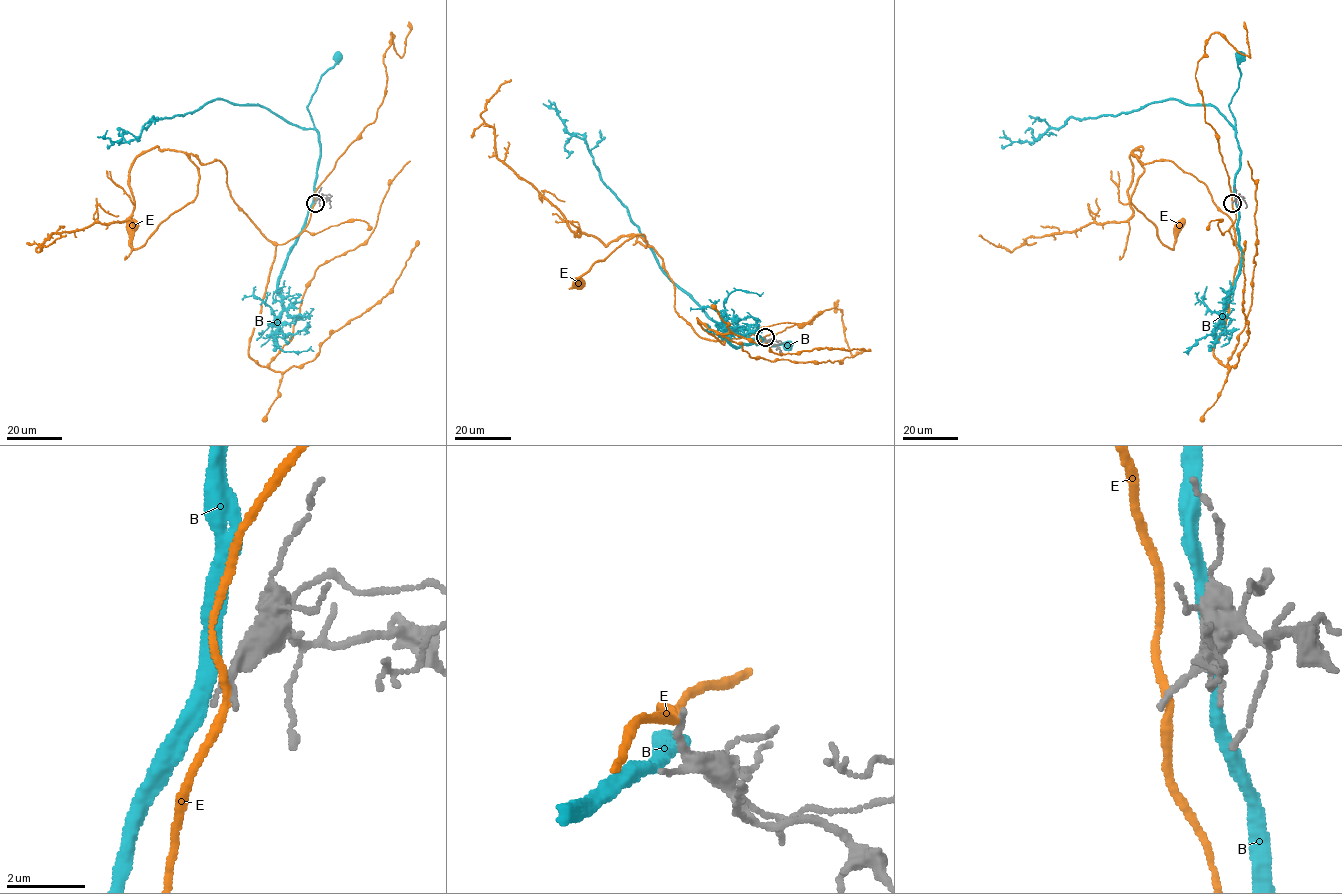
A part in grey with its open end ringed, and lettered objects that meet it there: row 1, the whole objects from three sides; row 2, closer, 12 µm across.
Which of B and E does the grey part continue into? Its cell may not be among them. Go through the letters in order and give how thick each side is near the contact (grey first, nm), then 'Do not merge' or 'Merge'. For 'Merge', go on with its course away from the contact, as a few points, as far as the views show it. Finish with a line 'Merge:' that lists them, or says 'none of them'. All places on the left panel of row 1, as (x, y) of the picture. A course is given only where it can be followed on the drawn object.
B: Thickness 140 nm (grey) against 360 nm. Do not merge
E: Thickness 190 nm (grey) against 200 nm. Do not merge
Merge: none of them

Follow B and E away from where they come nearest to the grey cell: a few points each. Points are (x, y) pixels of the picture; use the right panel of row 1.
B: (1236, 202), (1234, 179), (1240, 164), (1240, 148), (1229, 106), (1239, 86), (1240, 56)
E: (1232, 202), (1234, 244), (1232, 221), (1203, 182), (1133, 153), (1144, 173), (1131, 202), (1168, 248), (1179, 226)

